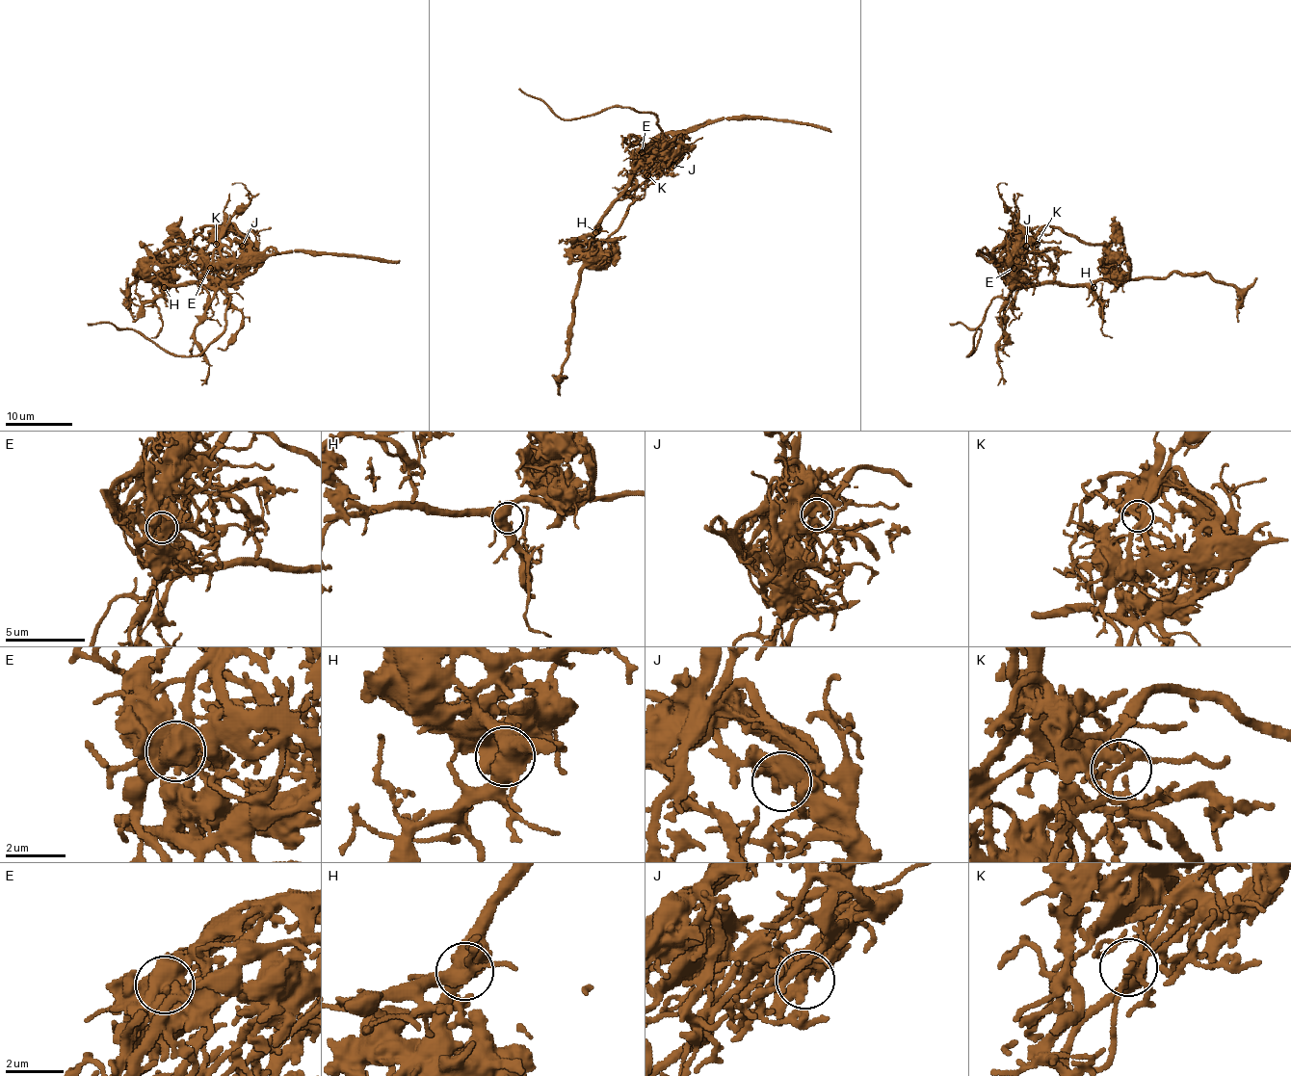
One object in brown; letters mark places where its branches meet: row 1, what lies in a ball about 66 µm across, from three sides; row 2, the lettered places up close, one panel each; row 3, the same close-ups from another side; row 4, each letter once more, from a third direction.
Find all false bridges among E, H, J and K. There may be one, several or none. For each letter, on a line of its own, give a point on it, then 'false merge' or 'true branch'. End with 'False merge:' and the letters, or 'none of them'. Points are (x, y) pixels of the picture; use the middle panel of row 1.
E: (642, 152) | false merge
H: (595, 232) | true branch
J: (673, 165) | true branch
K: (647, 175) | true branch
False merge: E

